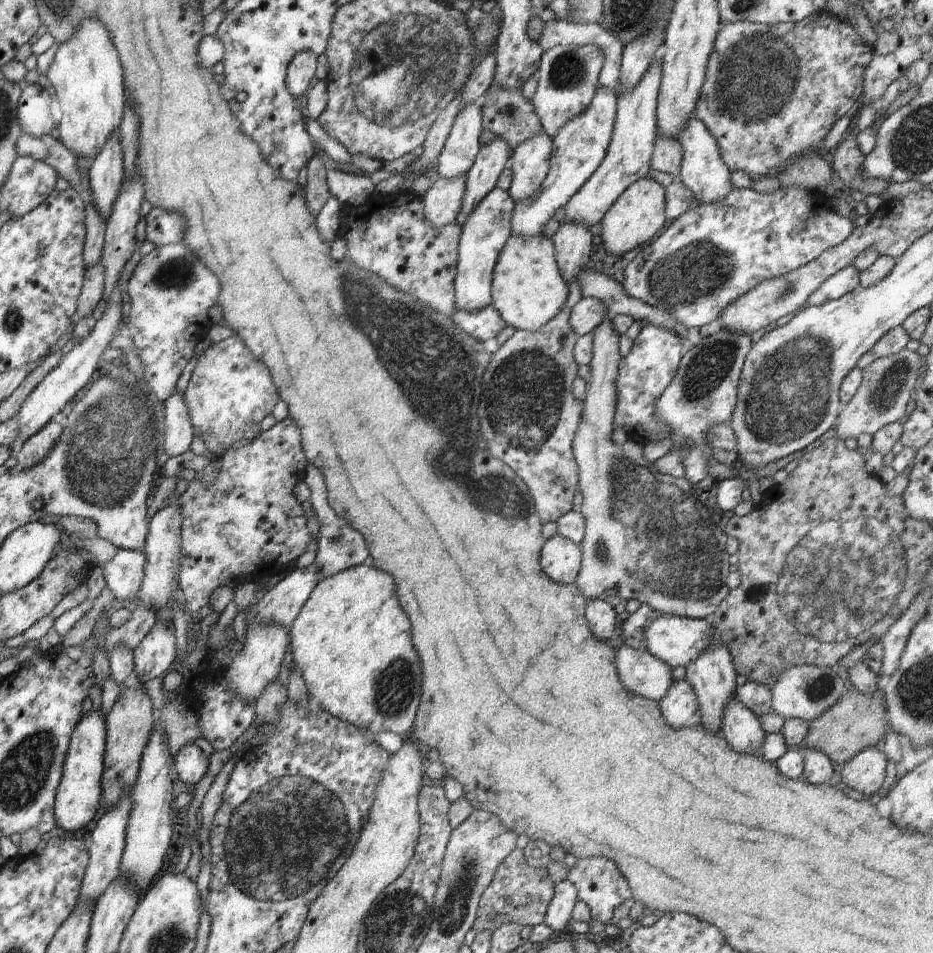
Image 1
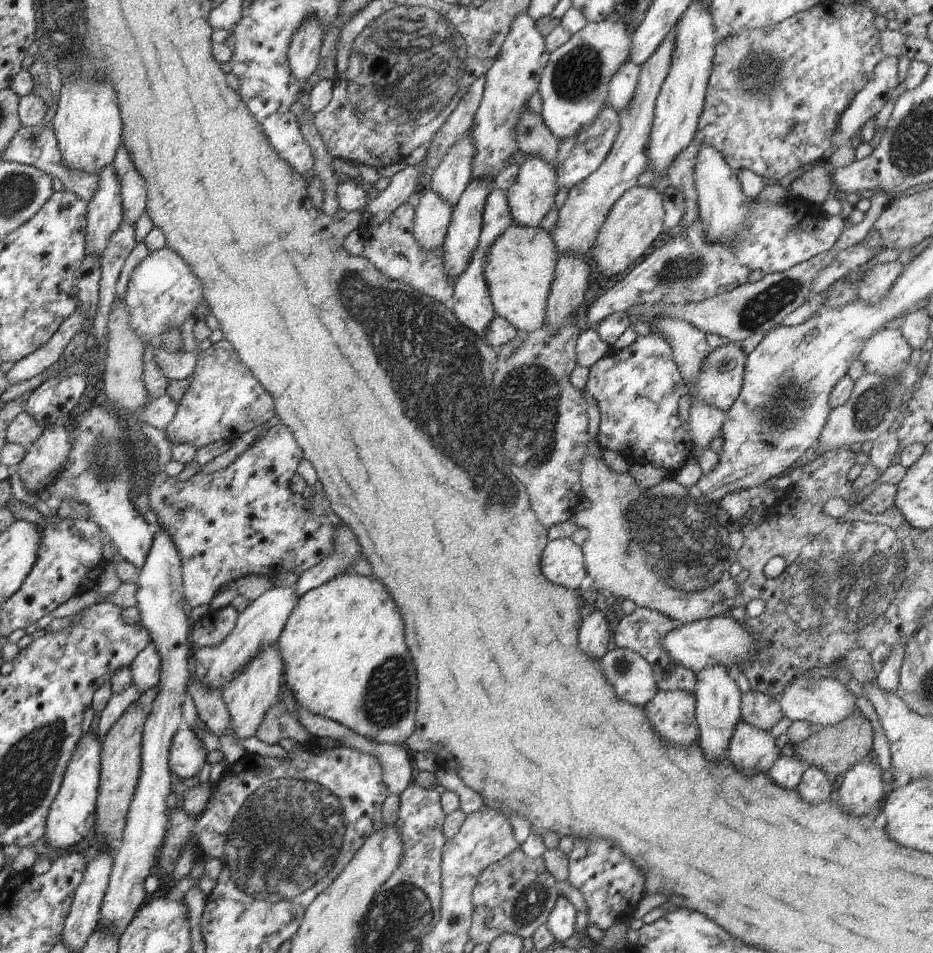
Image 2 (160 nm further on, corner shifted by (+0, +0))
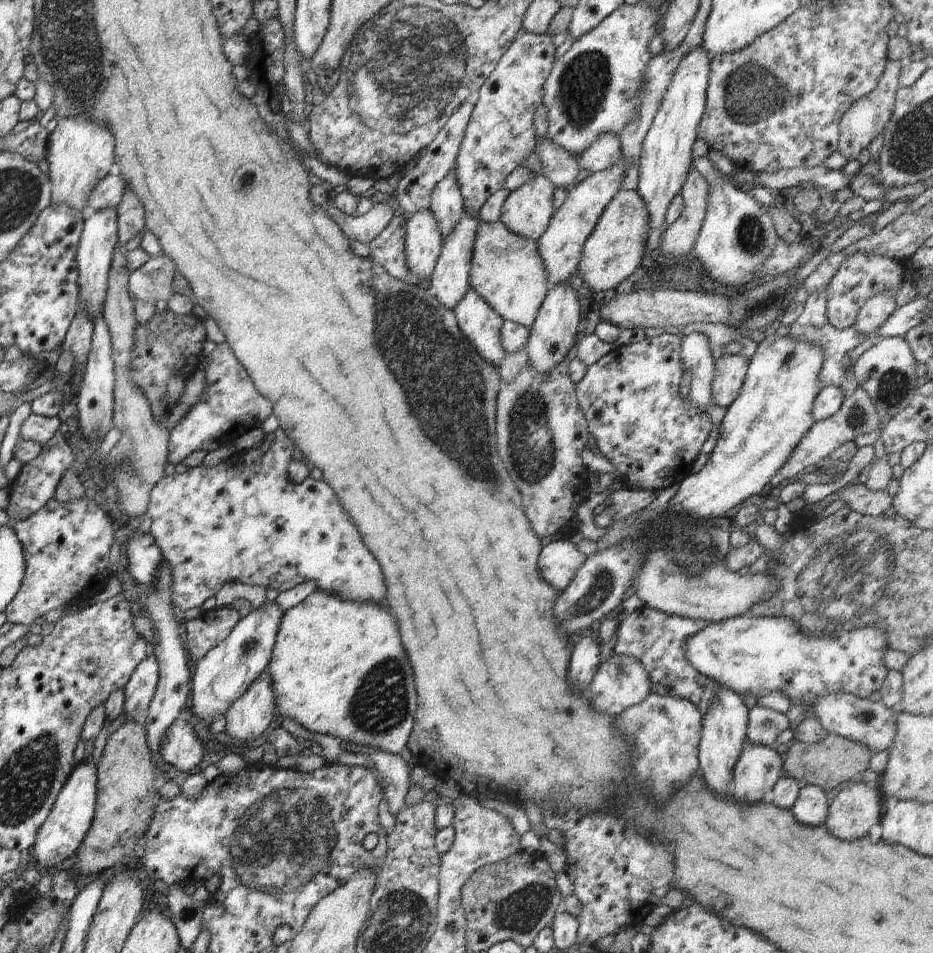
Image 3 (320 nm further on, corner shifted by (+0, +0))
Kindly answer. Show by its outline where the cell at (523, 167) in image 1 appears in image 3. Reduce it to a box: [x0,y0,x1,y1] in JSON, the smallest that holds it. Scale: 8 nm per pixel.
[500,174,555,241]

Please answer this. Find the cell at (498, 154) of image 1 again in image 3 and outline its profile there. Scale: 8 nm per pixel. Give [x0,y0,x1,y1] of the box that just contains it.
[429,211,478,310]

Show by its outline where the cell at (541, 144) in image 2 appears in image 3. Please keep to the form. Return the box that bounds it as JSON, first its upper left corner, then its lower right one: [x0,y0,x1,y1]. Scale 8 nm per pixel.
[535,136,580,188]

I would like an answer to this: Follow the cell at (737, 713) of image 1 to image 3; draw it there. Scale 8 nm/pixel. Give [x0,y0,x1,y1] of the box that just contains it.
[733,744,783,804]

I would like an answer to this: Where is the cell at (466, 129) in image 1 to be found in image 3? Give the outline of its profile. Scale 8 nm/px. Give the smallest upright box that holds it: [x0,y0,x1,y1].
[429,168,464,239]

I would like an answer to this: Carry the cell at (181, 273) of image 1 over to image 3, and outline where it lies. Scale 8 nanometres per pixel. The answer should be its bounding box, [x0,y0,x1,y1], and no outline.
[128,254,177,302]

